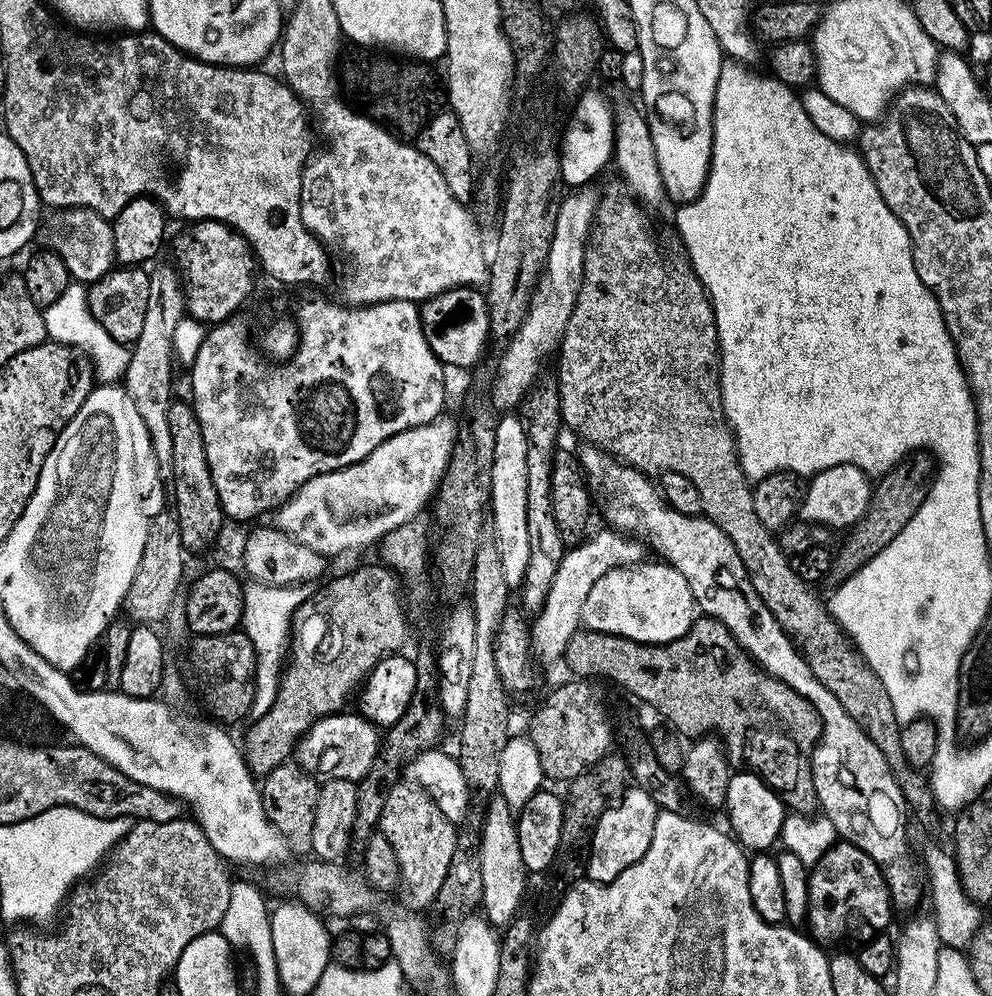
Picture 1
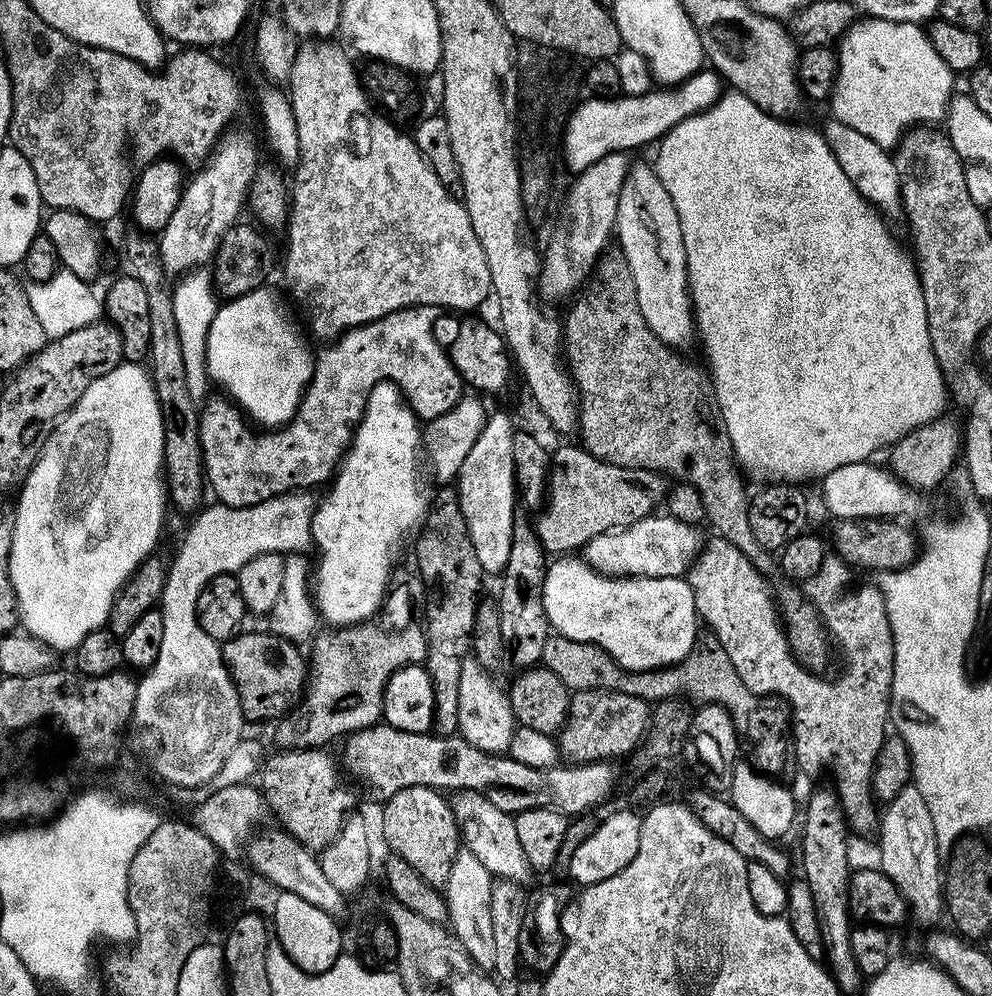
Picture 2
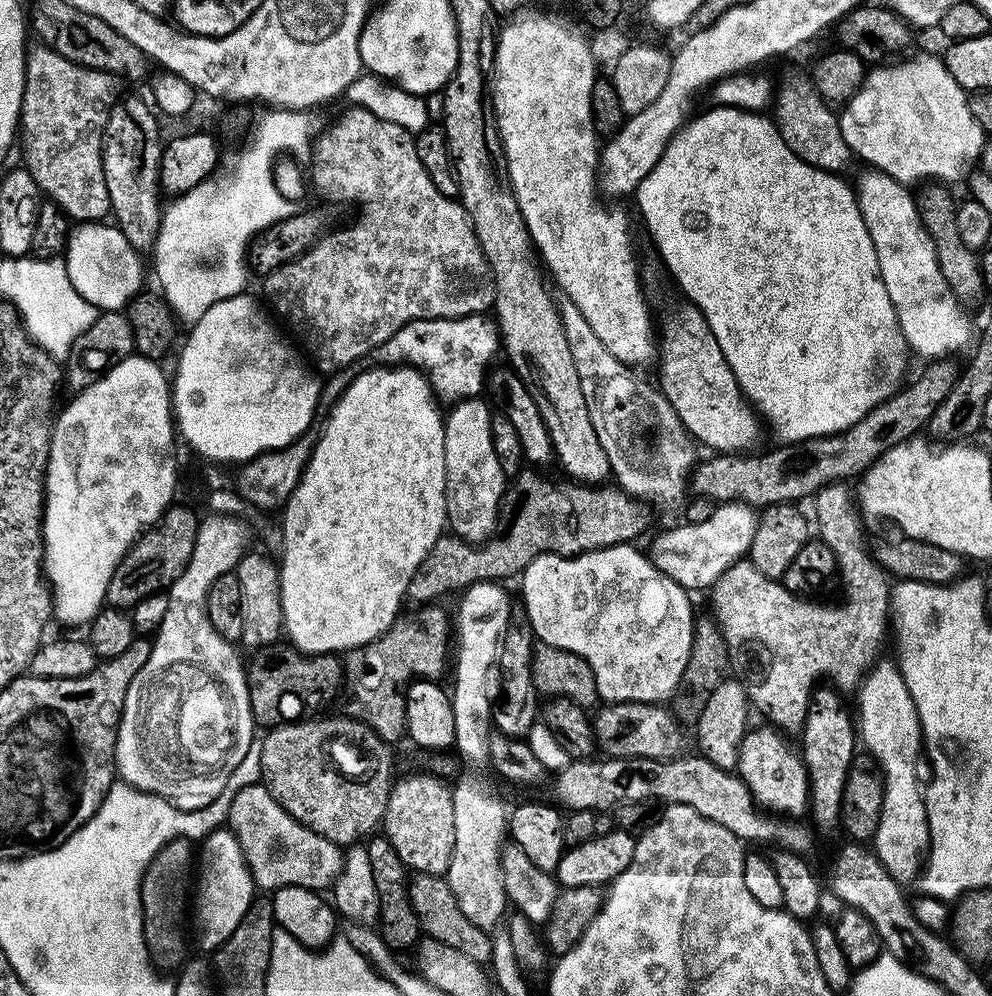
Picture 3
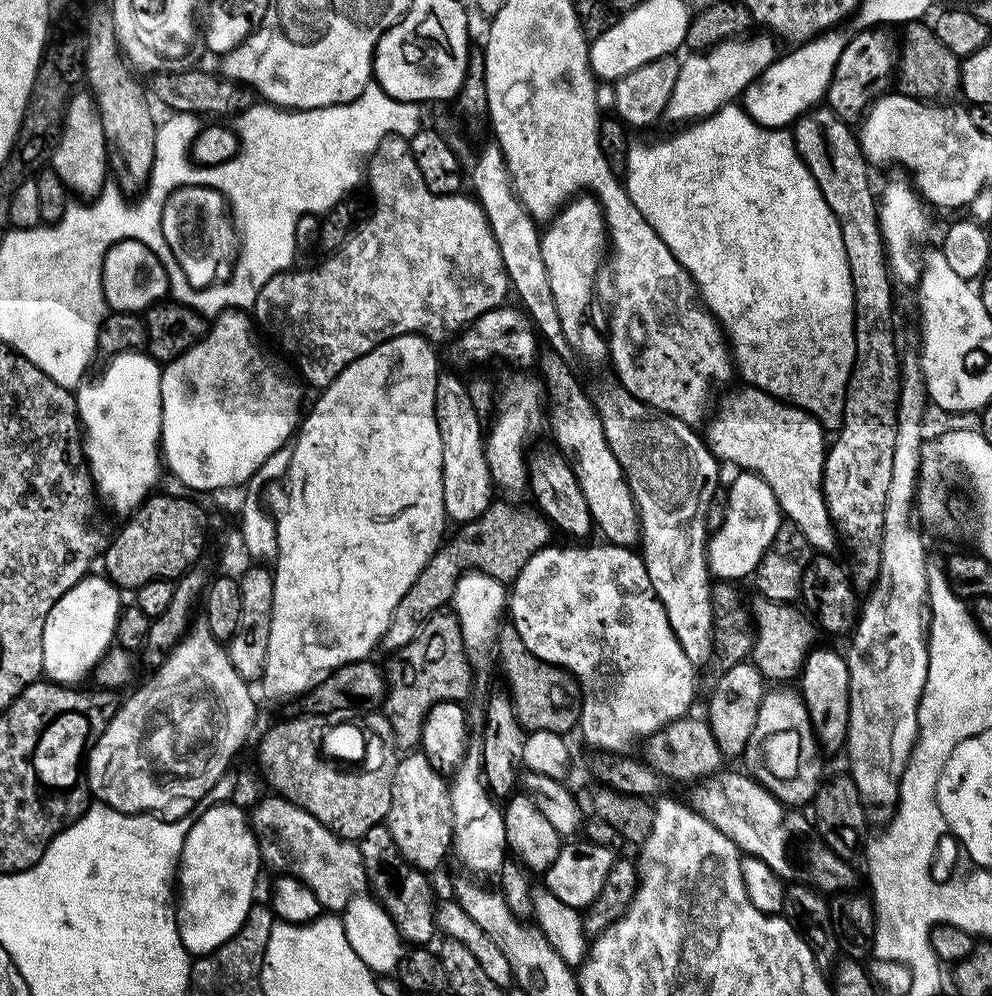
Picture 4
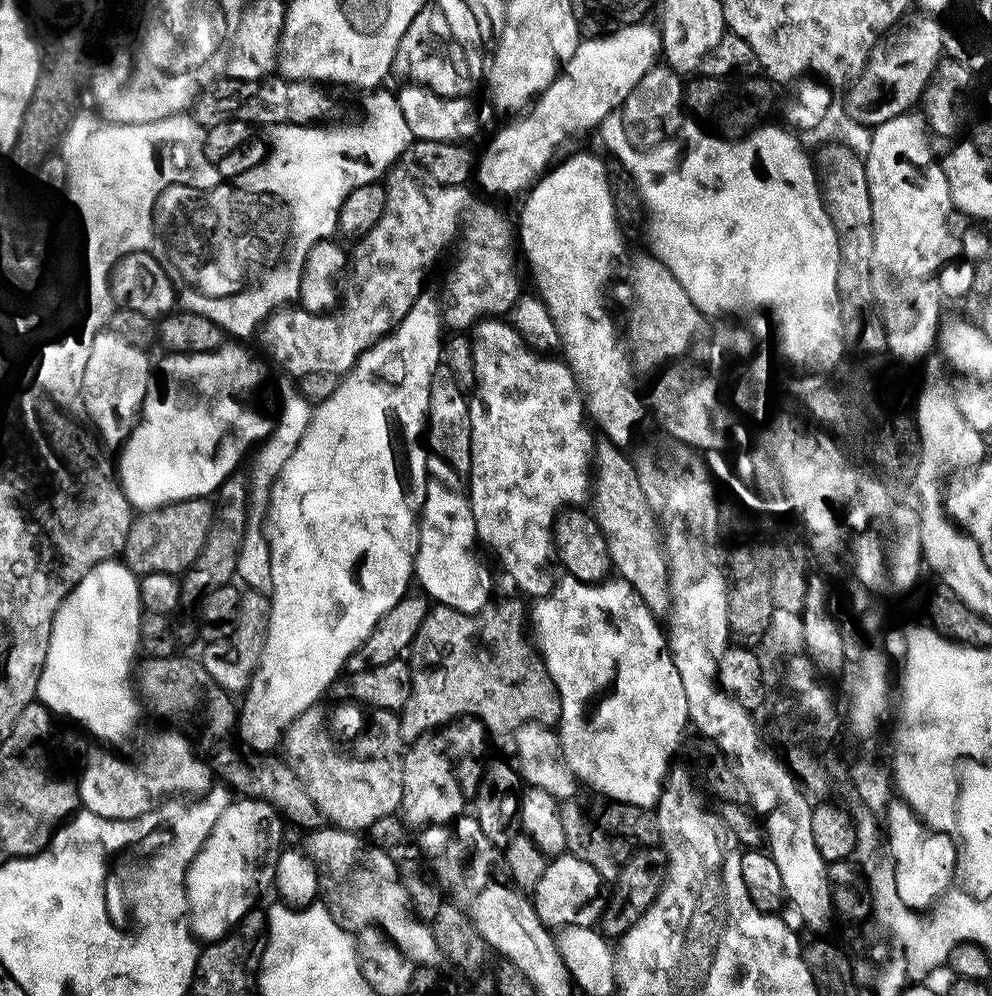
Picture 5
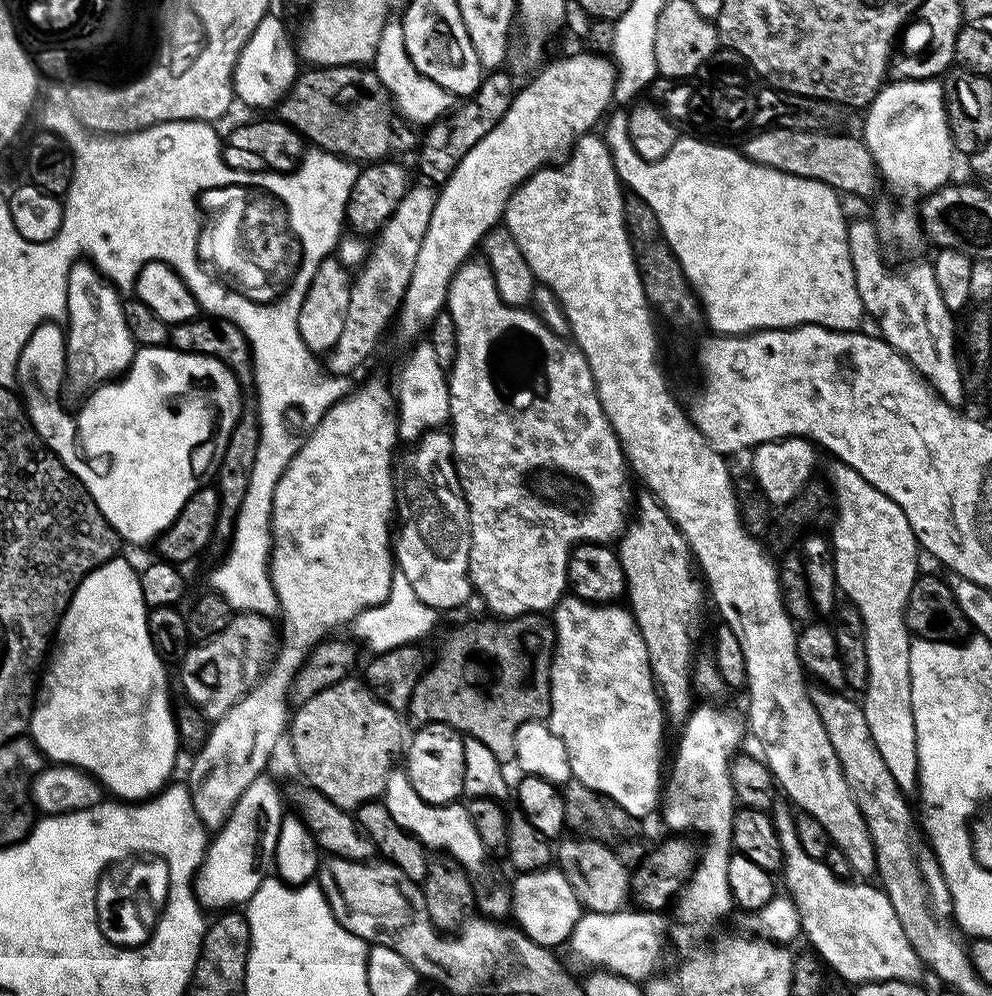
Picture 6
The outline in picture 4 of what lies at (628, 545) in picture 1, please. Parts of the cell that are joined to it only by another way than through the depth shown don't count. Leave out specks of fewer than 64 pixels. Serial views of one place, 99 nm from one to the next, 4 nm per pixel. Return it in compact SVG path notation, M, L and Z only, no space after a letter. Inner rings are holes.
M741 471L732 482L726 498L724 518L713 534L709 544L706 544L709 573L719 581L738 582L740 578L751 577L757 568L758 562L764 557L782 523L782 513L774 498L774 492L765 480L753 472Z

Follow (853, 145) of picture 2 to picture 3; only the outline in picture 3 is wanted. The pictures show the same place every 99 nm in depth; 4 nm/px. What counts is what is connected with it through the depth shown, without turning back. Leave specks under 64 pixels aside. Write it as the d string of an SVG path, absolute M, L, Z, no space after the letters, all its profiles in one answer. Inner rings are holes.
M873 168L866 171L858 180L854 188L856 203L866 224L867 233L870 234L874 244L875 257L878 258L879 274L886 292L890 296L891 304L895 308L896 317L899 320L900 330L904 336L907 347L914 353L920 354L926 360L940 360L949 357L948 354L964 349L975 339L974 324L967 312L960 309L962 302L949 288L949 283L942 275L938 264L936 244L928 231L923 229L923 220L909 187L890 178L882 171Z

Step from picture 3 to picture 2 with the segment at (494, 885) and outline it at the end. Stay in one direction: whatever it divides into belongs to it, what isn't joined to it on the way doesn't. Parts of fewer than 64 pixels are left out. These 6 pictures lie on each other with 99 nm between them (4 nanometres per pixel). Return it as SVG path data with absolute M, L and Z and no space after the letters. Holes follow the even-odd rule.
M462 848L456 853L451 863L451 870L444 885L450 930L462 942L471 960L484 971L493 969L495 957L490 915L493 883L494 878L491 872L486 870L481 860L468 849Z

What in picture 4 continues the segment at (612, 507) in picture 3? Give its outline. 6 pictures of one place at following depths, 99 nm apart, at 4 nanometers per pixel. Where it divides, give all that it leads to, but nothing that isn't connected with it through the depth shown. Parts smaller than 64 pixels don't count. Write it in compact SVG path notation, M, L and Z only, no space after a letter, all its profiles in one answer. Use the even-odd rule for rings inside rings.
M499 498L492 501L478 519L463 523L458 530L450 542L445 541L436 549L426 566L419 572L418 578L411 584L410 590L394 608L390 626L381 639L382 648L395 652L408 645L420 633L427 617L451 601L455 584L461 574L468 571L480 572L510 584L533 554L551 543L550 534L552 535L550 523L539 511L532 508L516 508Z

